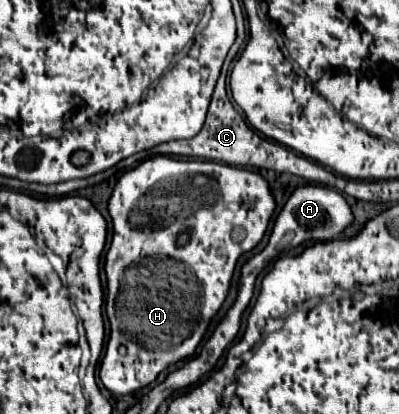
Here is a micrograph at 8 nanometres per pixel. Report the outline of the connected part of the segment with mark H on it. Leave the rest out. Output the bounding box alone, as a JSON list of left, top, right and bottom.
[100,156,276,396]

